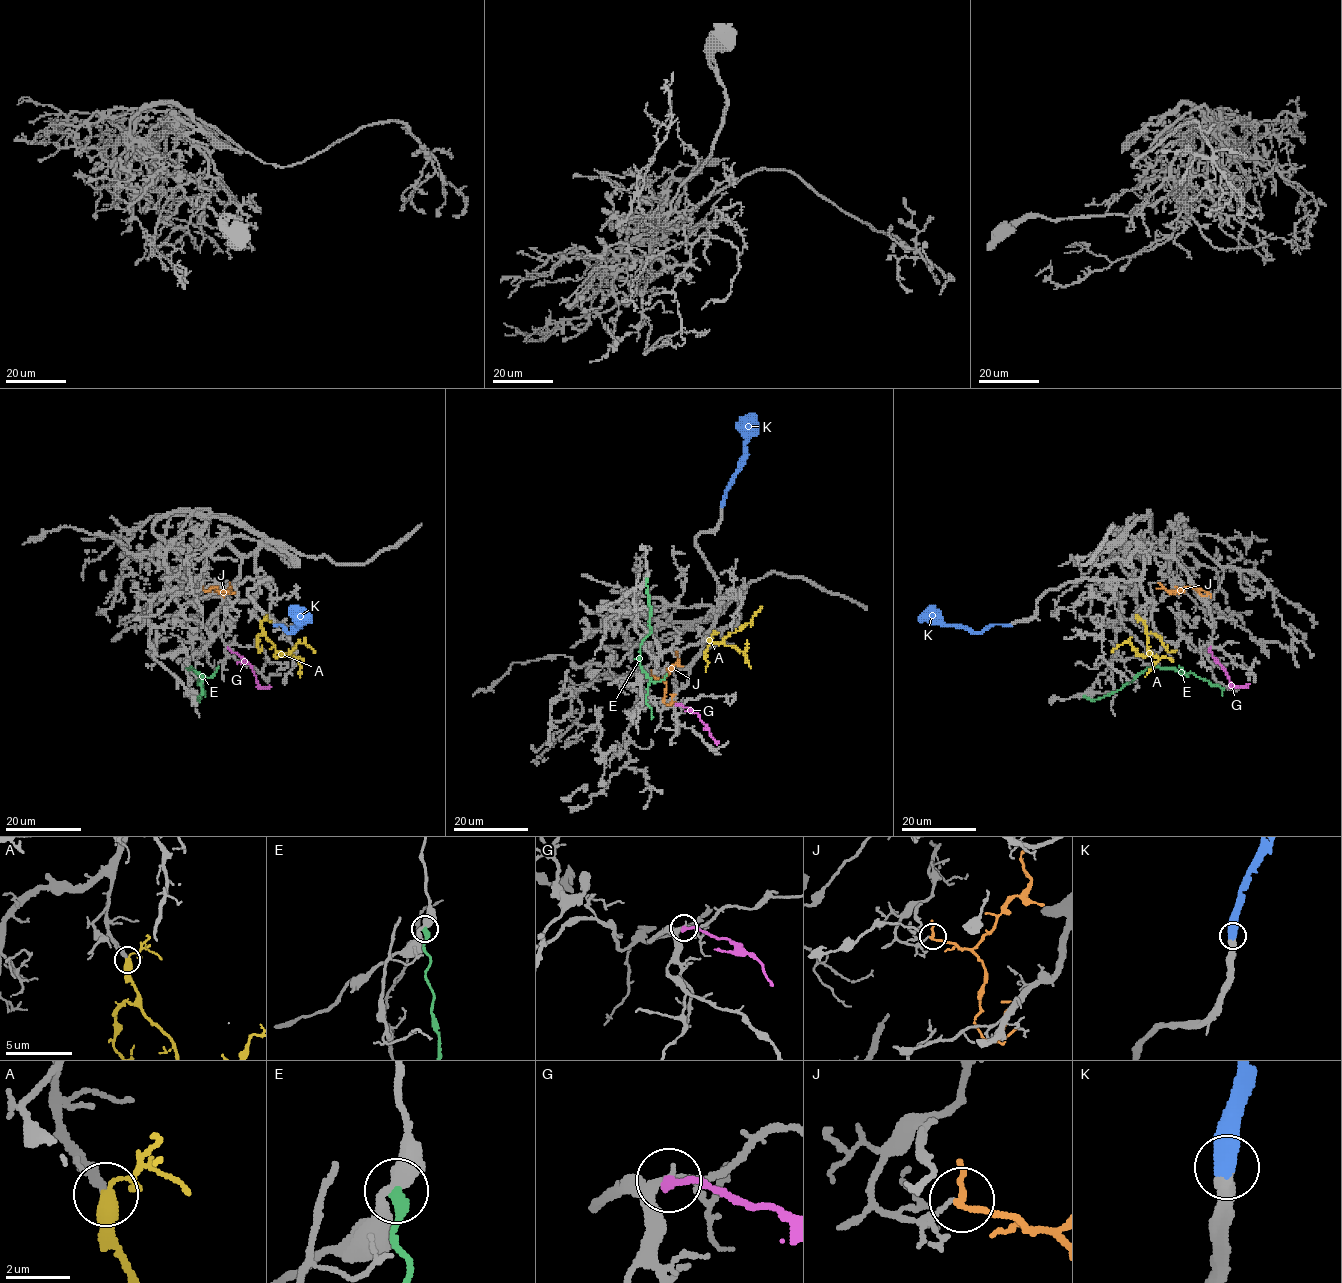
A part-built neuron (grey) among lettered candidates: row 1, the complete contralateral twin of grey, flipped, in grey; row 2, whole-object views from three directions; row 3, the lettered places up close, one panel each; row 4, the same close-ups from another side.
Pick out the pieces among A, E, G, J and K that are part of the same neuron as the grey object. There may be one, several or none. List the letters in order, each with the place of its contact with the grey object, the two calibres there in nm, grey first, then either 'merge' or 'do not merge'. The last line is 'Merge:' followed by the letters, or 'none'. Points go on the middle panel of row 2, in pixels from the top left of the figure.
A: contact (708, 639); calibres 280 and 400 nm; merge
E: contact (646, 578); calibres 440 and 400 nm; do not merge
G: contact (677, 705); calibres 240 and 300 nm; do not merge
J: contact (651, 675); calibres 120 and 180 nm; do not merge
K: contact (722, 506); calibres 440 and 440 nm; do not merge
Merge: A

